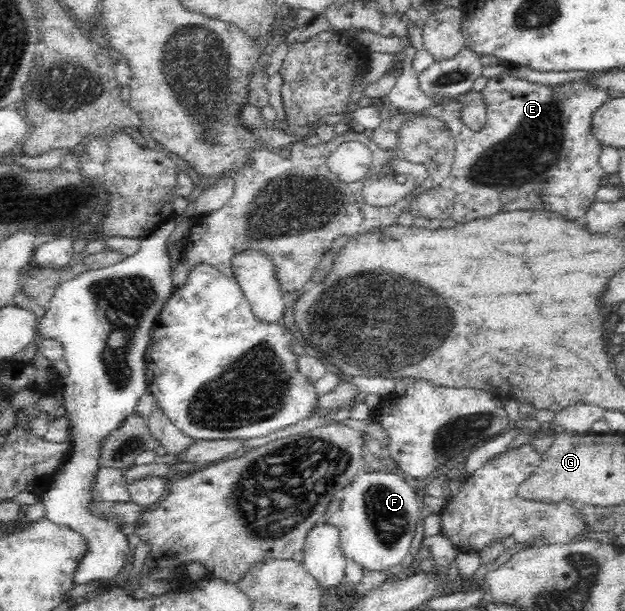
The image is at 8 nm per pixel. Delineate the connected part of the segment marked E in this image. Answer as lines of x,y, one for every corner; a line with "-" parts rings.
507,74
488,79
482,92
488,110
486,122
478,130
464,125
458,104
442,106
439,118
448,123
455,138
454,160
446,178
436,187
416,192
408,198
408,210
415,217
441,221
451,218
461,224
498,212
531,210
553,212
568,221
580,220
590,205
597,201
596,192
600,190
604,178
604,171
598,164
603,146
590,134
590,126
592,114
609,100
607,93
604,90
585,90
579,84
553,92
550,87
515,79

